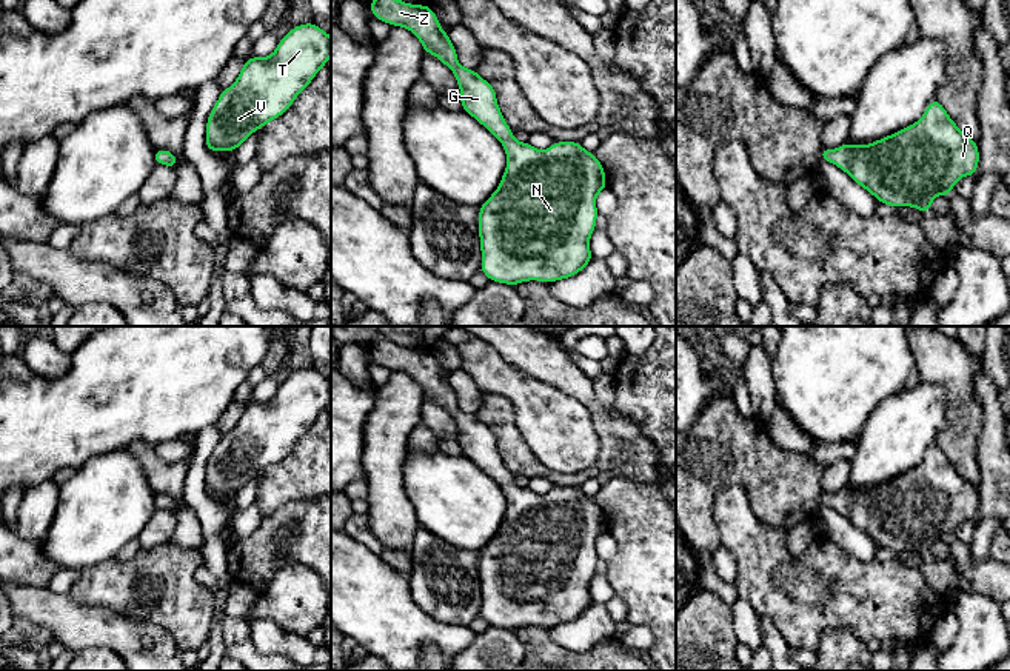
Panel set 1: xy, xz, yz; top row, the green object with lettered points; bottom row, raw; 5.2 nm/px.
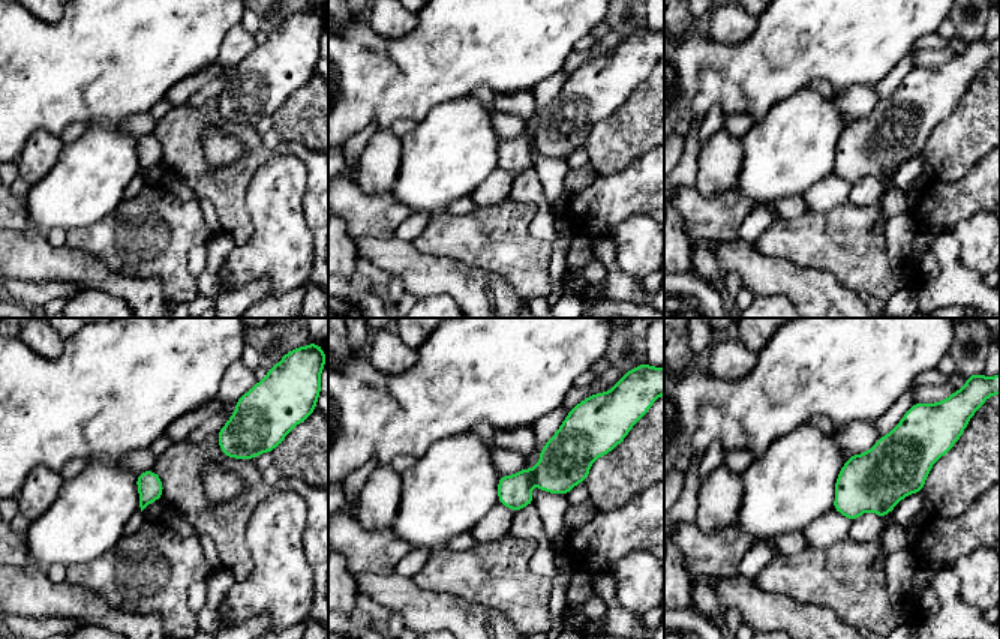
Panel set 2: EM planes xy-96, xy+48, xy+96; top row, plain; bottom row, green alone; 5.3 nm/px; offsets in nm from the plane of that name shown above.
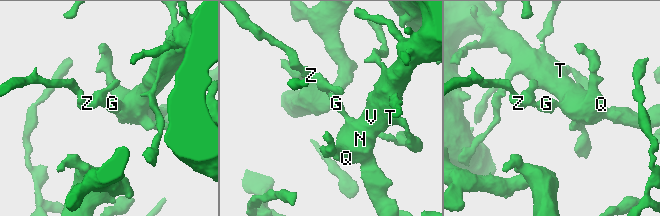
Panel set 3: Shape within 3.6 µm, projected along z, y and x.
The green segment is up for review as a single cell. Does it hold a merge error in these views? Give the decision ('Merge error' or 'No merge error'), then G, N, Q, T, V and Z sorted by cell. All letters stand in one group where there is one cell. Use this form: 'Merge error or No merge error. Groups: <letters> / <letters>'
No merge error. Groups: G N Q T V Z

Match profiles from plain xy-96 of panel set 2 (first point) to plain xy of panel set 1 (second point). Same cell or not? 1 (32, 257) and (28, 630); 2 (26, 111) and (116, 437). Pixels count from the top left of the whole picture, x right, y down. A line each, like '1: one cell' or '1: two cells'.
1: two cells
2: one cell

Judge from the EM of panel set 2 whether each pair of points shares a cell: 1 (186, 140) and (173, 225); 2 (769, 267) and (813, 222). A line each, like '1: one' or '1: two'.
1: two
2: two

